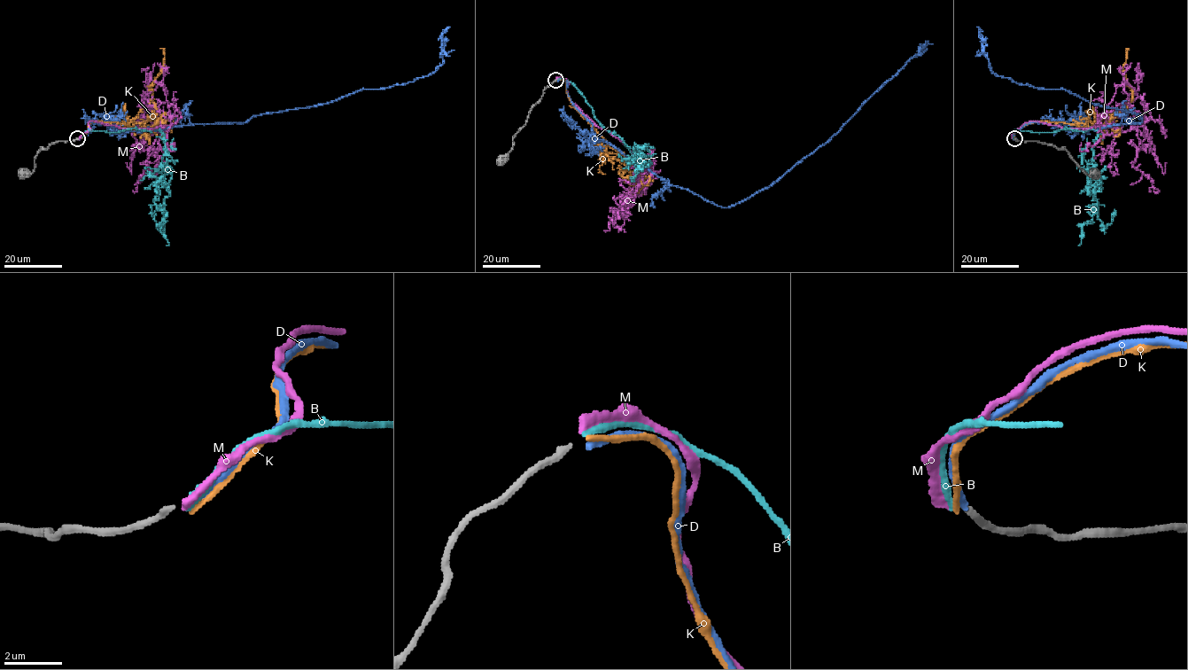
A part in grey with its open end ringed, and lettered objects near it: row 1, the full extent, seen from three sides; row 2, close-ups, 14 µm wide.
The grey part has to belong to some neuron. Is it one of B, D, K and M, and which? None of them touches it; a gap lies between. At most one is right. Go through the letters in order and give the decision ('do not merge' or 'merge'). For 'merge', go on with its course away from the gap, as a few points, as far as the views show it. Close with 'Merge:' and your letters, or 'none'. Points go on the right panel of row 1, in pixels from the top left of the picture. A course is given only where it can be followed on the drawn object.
B: do not merge
D: merge; it runs (1014, 138), (1030, 122), (1086, 131), (1142, 120), (1062, 89), (997, 76), (976, 27)
K: do not merge
M: do not merge
Merge: D

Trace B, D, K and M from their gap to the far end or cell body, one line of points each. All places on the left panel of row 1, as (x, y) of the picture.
B: (79, 138), (91, 130), (157, 128), (171, 173), (163, 229), (154, 219), (156, 209)
D: (79, 138), (89, 122), (123, 131), (239, 123), (361, 89), (412, 81), (443, 62), (441, 34), (449, 27)
K: (79, 138), (91, 122), (151, 128), (159, 120), (170, 119), (159, 111), (151, 86), (163, 68), (160, 48)
M: (78, 138), (88, 131), (90, 121), (127, 128), (172, 126), (166, 130), (155, 129), (147, 167), (133, 191)

